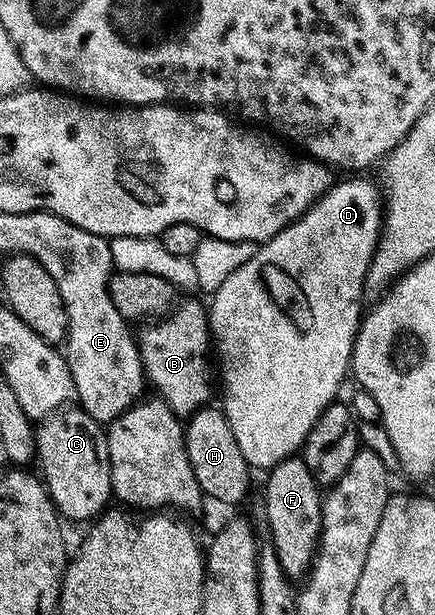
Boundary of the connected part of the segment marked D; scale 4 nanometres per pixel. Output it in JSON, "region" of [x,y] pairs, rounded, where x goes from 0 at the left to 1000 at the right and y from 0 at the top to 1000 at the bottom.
{"region":[[[805,286],[798,296],[770,294],[692,354],[655,367],[634,385],[600,395],[586,405],[584,420],[570,423],[570,429],[543,436],[543,442],[533,442],[533,449],[524,449],[524,455],[515,455],[515,462],[506,462],[506,468],[480,486],[483,548],[490,567],[497,571],[497,589],[506,597],[506,647],[510,641],[506,665],[533,696],[533,709],[543,709],[543,722],[552,722],[552,735],[561,735],[561,748],[579,761],[593,763],[595,758],[602,767],[611,767],[646,754],[655,745],[678,743],[703,724],[703,712],[717,702],[726,683],[749,668],[759,655],[779,646],[777,633],[784,631],[786,620],[800,615],[800,603],[809,595],[814,554],[823,550],[823,532],[837,515],[832,472],[844,470],[846,436],[855,429],[869,390],[878,384],[880,359],[880,317],[871,304],[867,309],[841,286]]]}

